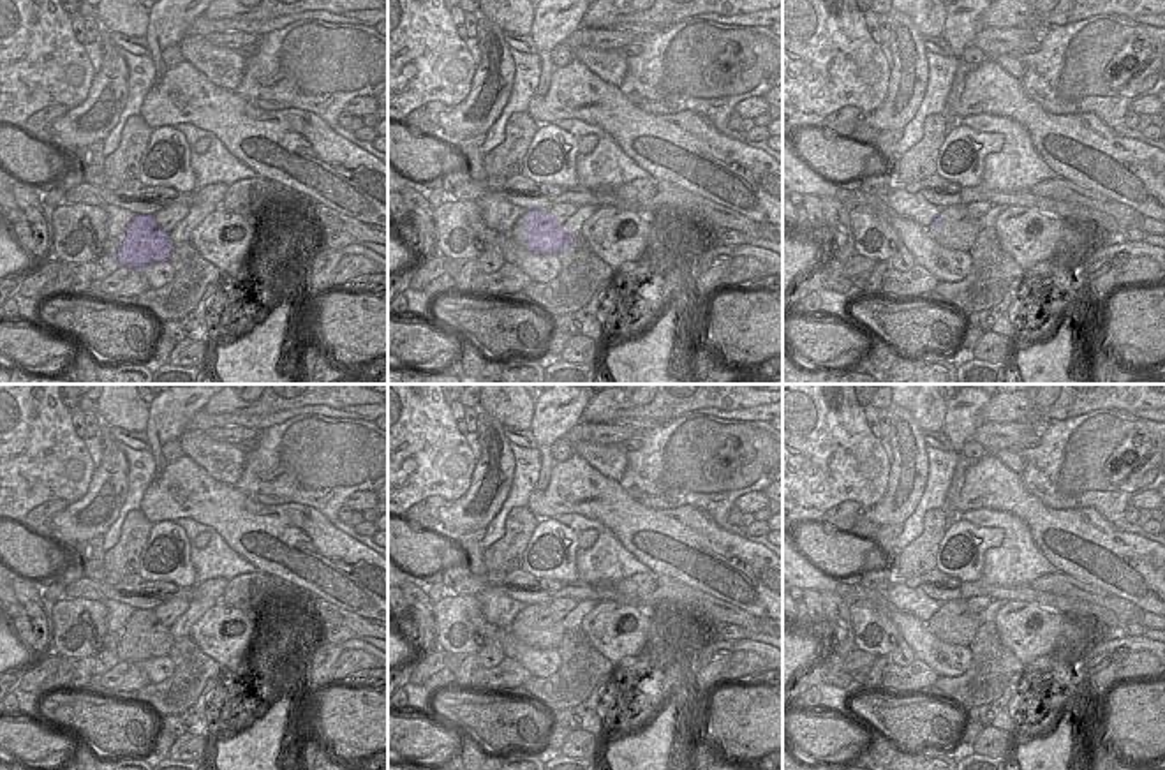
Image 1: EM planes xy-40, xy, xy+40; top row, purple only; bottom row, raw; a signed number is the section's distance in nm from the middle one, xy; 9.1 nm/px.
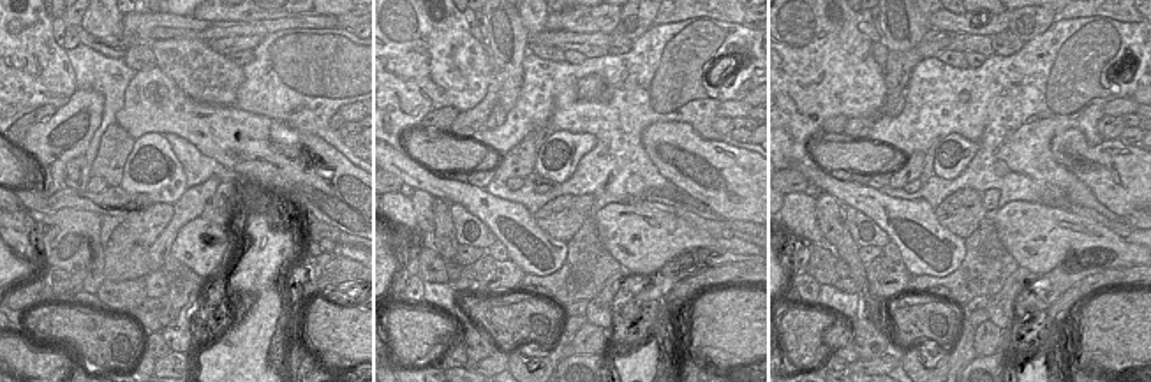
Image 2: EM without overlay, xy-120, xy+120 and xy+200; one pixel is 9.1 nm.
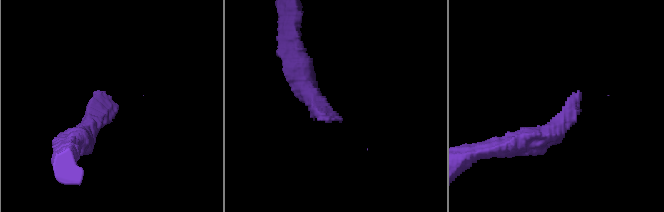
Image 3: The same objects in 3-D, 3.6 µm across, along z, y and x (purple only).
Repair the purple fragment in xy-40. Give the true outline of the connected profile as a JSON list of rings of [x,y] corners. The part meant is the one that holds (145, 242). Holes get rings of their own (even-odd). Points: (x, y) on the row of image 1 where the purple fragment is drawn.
[[[136,215],[118,245],[118,266],[143,268],[153,263],[169,261],[174,243],[153,215]]]

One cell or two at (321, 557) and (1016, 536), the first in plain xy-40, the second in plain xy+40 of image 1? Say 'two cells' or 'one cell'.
two cells

